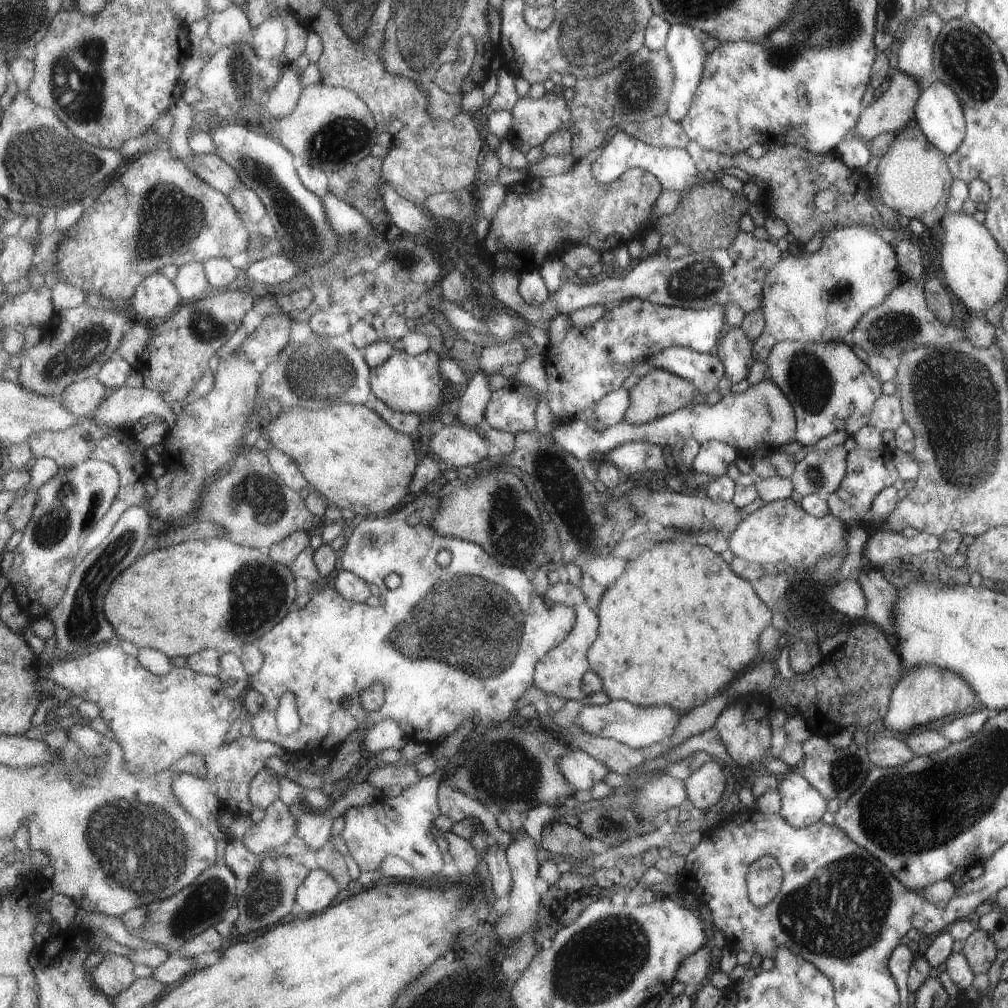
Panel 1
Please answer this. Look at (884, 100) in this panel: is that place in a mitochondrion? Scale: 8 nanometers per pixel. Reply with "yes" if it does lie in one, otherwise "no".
no

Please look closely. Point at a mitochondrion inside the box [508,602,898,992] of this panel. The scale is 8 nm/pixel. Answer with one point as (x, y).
(840, 912)

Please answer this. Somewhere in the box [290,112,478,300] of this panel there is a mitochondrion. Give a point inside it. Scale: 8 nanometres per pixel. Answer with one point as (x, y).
(340, 140)

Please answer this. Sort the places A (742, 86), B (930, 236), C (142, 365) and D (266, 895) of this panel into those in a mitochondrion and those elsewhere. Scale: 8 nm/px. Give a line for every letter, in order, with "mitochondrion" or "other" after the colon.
A: other
B: other
C: other
D: mitochondrion

